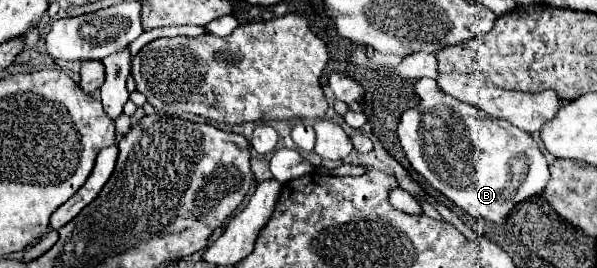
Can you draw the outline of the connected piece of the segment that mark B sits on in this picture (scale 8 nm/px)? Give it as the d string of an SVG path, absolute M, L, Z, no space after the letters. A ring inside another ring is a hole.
M427 80L427 94L421 96L417 108L403 112L399 140L411 166L433 188L471 216L495 224L505 224L519 202L541 194L549 180L549 168L531 134L443 94L433 80Z

